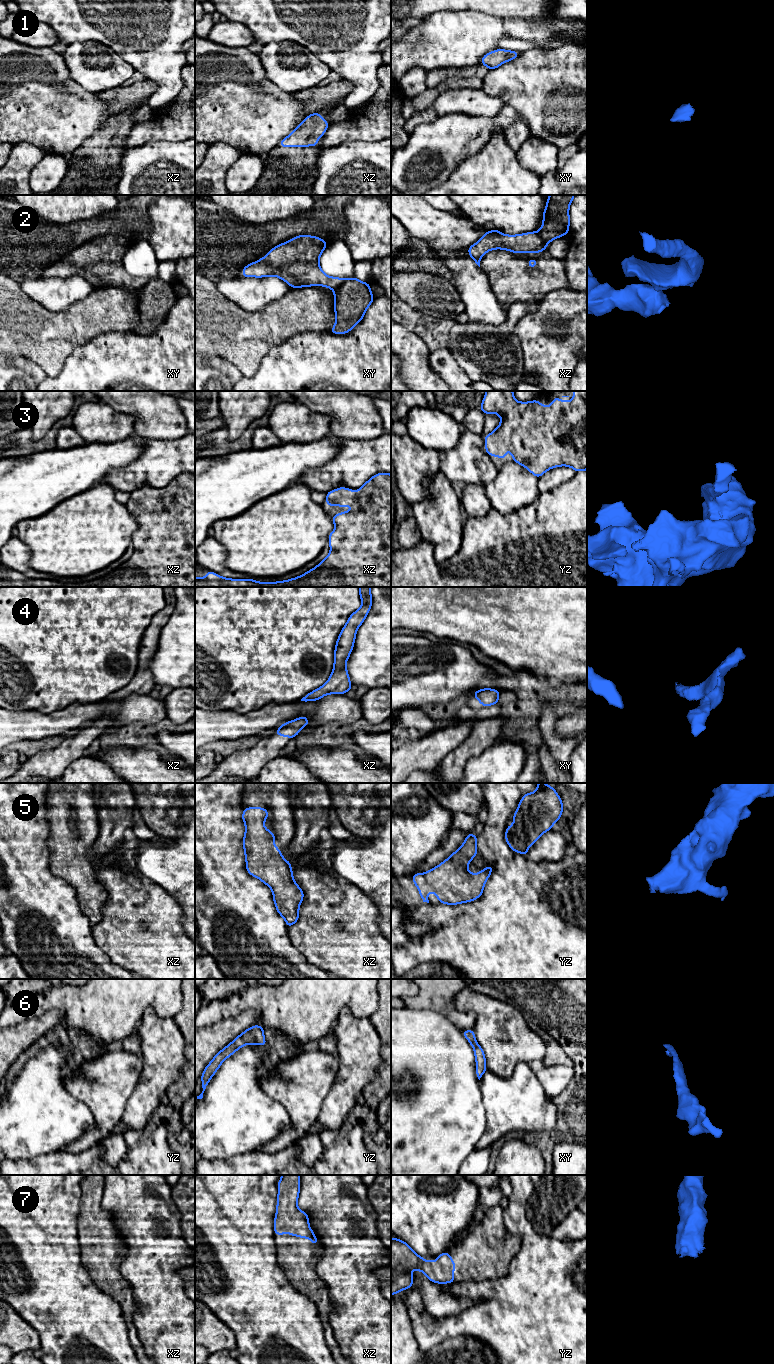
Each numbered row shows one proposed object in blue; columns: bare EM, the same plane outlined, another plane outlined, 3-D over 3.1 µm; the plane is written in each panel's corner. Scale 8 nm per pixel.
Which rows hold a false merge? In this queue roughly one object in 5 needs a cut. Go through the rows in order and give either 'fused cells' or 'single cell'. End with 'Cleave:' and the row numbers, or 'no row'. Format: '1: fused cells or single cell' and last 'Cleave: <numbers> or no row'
1: single cell
2: fused cells
3: single cell
4: single cell
5: single cell
6: single cell
7: single cell
Cleave: 2

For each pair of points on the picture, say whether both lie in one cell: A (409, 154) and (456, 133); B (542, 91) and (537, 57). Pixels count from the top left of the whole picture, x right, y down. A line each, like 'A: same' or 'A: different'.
A: same
B: same

